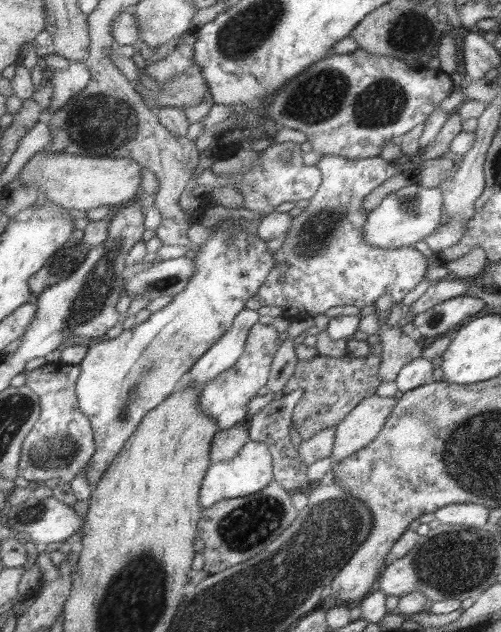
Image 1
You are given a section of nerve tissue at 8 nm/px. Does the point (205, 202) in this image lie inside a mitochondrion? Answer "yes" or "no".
no

